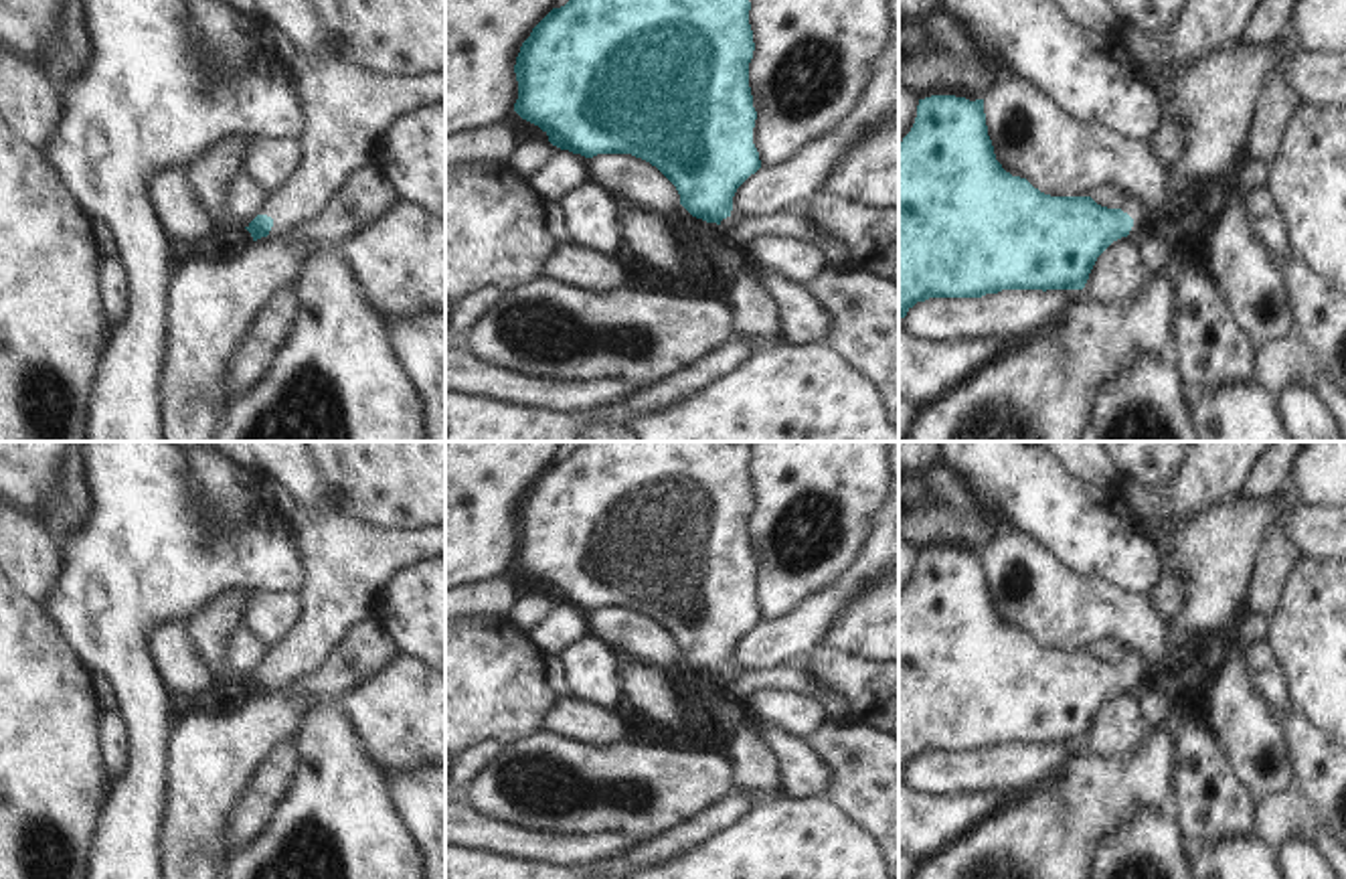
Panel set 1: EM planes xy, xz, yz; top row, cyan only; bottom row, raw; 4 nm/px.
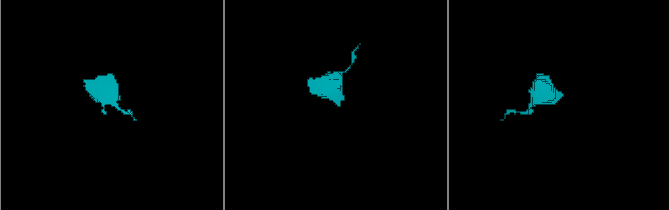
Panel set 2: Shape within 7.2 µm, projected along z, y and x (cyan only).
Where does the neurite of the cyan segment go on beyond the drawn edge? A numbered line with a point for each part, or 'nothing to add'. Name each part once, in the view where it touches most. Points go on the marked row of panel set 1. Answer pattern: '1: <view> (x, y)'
1: xy (347, 110).

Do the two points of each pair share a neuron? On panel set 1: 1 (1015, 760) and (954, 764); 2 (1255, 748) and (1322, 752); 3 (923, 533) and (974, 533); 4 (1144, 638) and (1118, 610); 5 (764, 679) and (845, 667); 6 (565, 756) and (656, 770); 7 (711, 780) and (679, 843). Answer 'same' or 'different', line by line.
1: same
2: different
3: same
4: same
5: different
6: same
7: different

